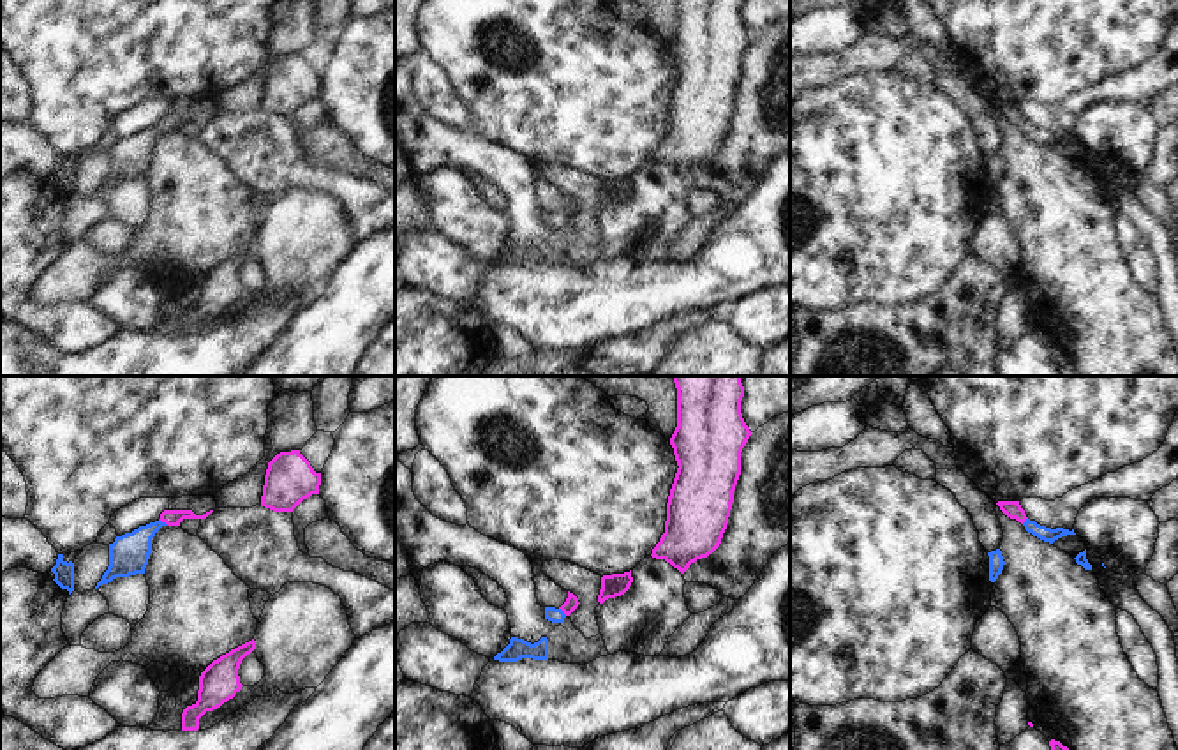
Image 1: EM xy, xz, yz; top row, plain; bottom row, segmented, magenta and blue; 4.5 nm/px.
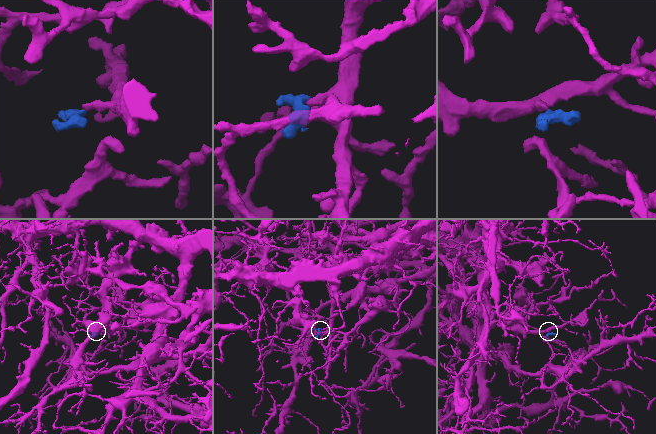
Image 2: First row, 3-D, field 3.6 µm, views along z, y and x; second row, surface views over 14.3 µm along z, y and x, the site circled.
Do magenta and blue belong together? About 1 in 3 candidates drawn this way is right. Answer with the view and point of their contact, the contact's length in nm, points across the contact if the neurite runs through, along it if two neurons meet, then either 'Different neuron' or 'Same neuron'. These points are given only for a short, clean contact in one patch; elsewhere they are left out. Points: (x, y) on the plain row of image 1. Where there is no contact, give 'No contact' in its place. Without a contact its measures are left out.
Touches magenta at xy (164, 126). Shared border 50 nm. Path across: xy (171, 122), (164, 126), (129, 159). Same neuron

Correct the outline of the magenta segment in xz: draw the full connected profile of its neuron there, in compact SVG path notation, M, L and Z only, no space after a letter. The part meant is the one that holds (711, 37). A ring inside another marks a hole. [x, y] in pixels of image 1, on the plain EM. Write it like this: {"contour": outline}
{"contour": "M677 0L677 32L670 42L677 78L667 108L665 138L652 162L665 164L681 178L712 159L728 129L734 95L741 79L741 56L751 35L741 18L744 0Z"}

